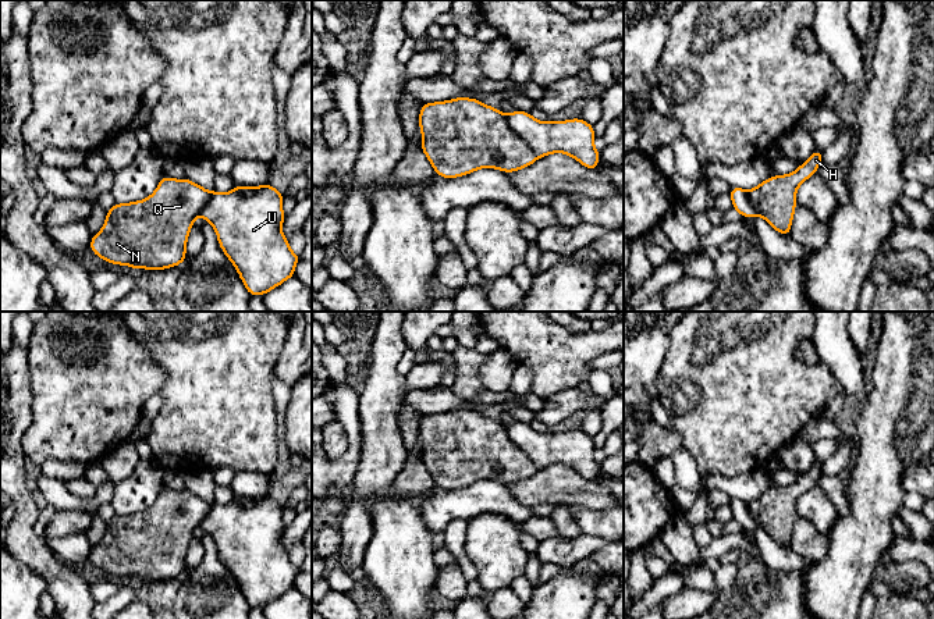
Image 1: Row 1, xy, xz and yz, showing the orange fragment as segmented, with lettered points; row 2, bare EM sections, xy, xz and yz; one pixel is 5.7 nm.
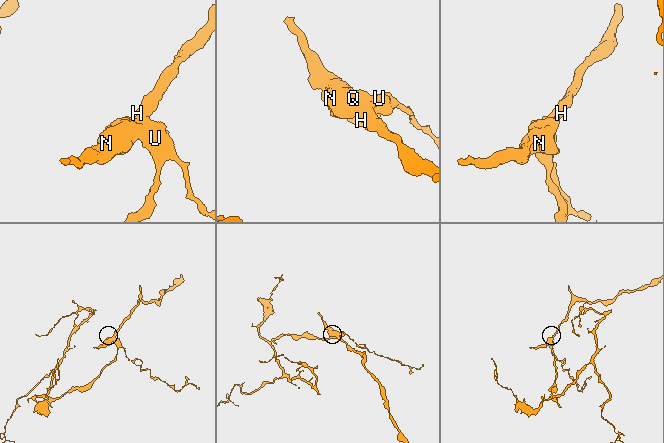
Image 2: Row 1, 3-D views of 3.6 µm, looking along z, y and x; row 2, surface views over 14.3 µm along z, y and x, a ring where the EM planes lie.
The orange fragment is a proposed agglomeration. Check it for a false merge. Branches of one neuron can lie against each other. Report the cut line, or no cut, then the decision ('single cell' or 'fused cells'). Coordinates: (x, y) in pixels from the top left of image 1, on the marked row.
cut xz (505, 117), (510, 127), (537, 157); fused cells

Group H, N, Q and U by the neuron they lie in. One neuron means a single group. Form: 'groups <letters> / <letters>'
groups H N Q / U

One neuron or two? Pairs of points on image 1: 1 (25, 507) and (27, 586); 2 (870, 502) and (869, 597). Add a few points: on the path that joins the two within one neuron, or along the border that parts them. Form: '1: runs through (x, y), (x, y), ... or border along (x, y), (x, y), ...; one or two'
1: border along (14, 555), (42, 577), (48, 590); two
2: border along (866, 589), (859, 604); two

